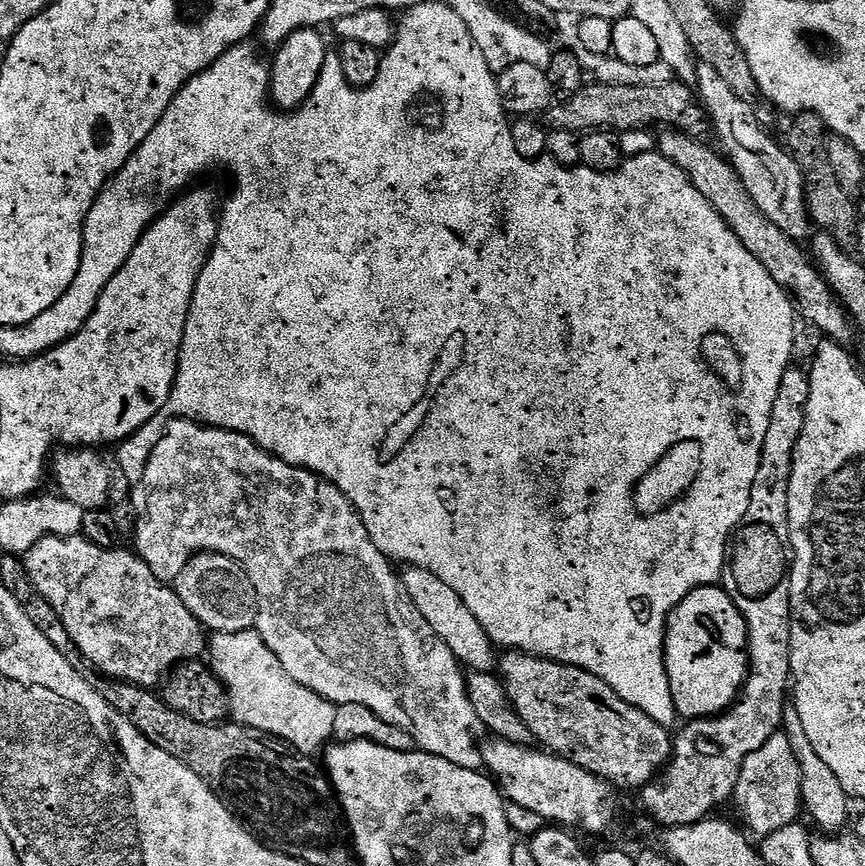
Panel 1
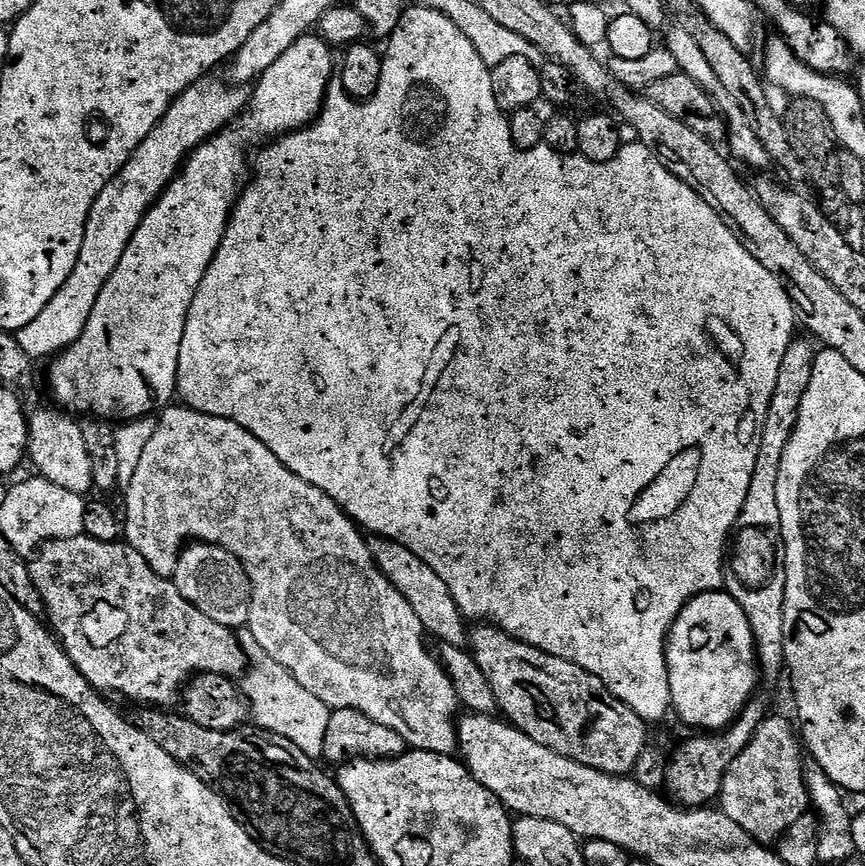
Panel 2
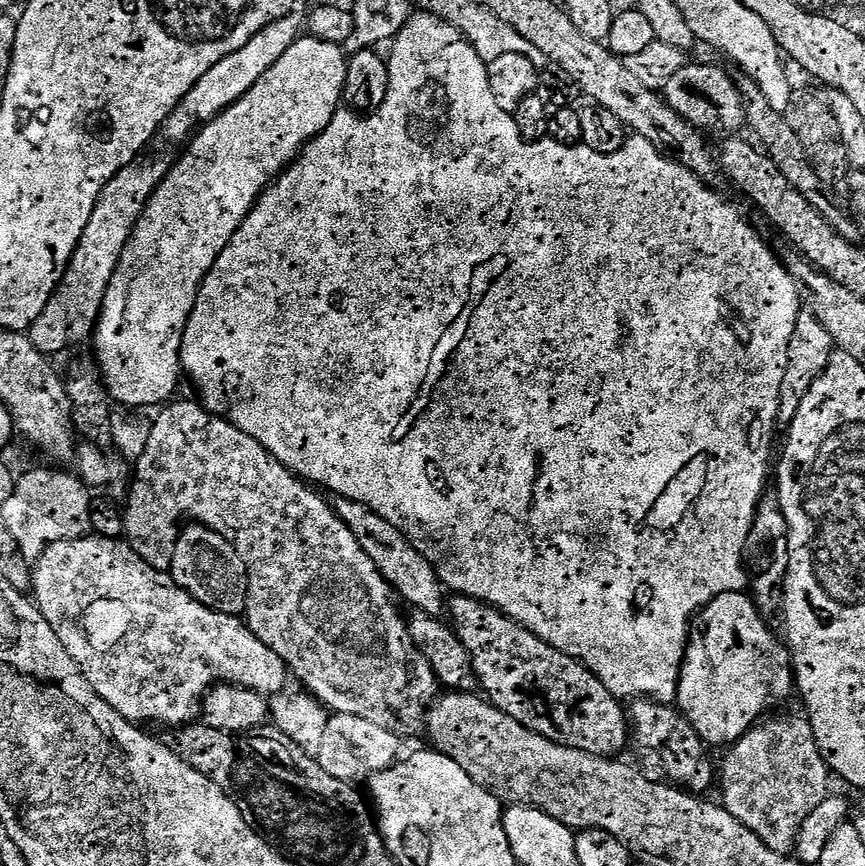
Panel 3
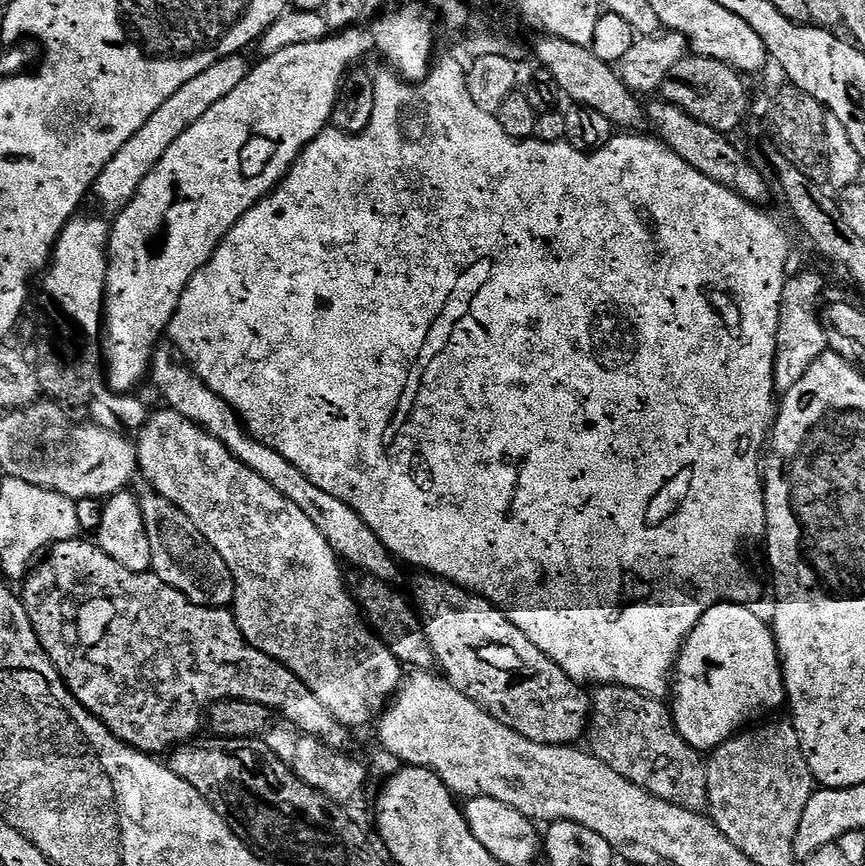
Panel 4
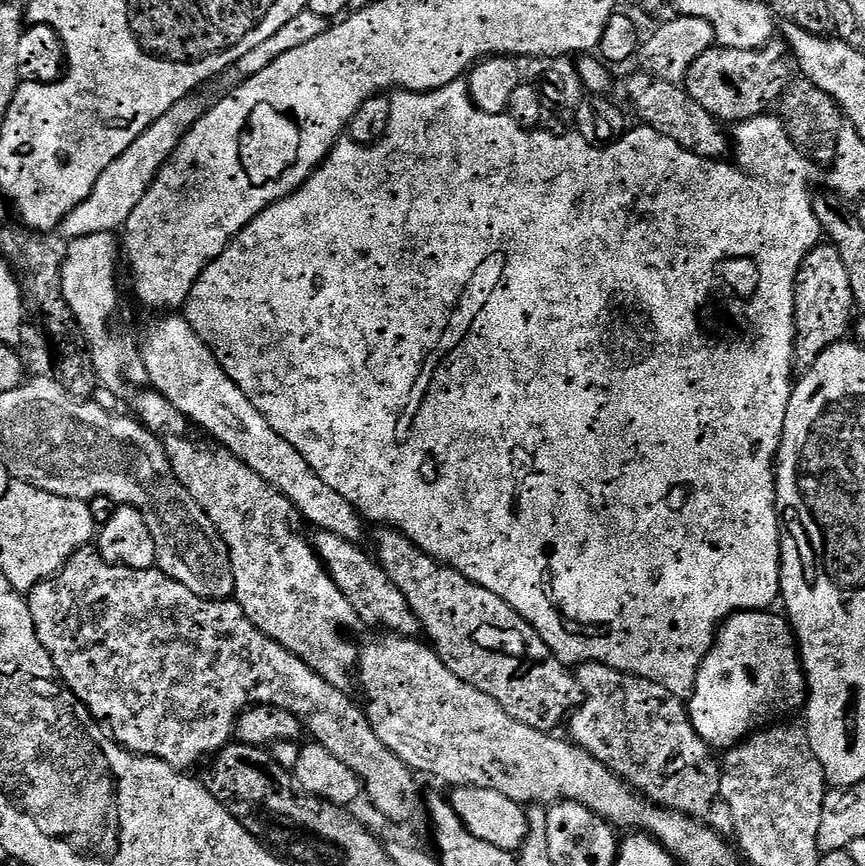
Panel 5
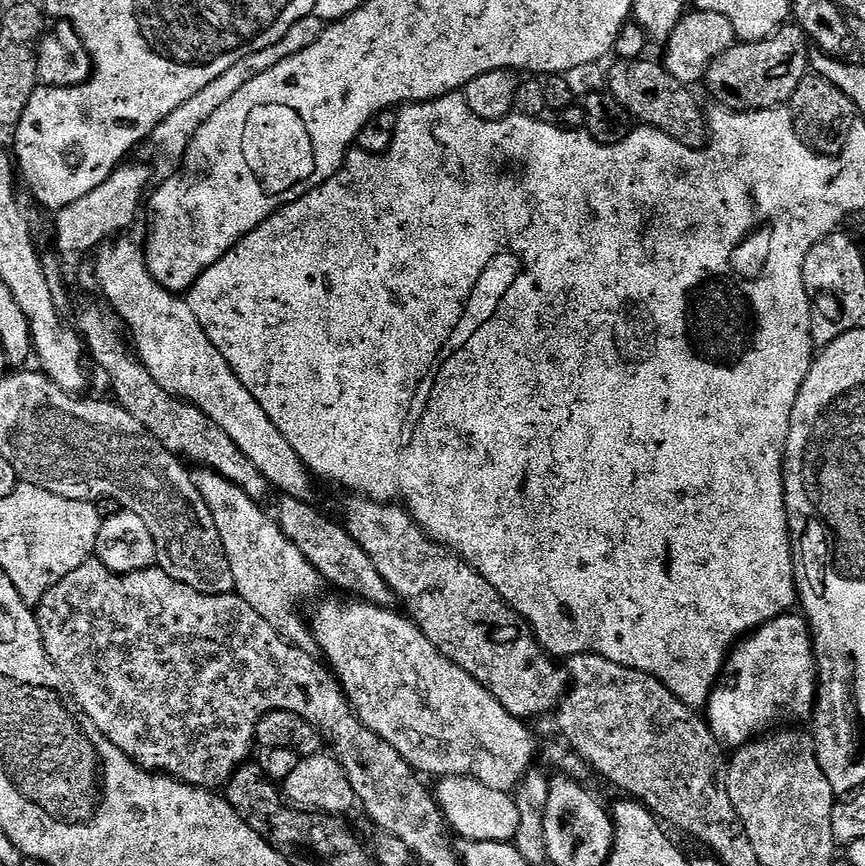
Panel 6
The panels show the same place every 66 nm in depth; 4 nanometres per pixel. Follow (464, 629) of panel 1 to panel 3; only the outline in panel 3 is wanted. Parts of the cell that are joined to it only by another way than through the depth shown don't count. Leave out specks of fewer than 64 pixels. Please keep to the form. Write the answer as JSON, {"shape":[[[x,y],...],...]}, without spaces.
{"shape":[[[340,498],[335,501],[334,507],[336,515],[352,531],[354,538],[370,558],[370,562],[374,562],[374,566],[380,571],[380,577],[387,582],[389,588],[394,590],[399,599],[401,596],[410,607],[416,608],[412,610],[425,616],[440,618],[445,615],[446,600],[444,604],[444,596],[446,597],[446,589],[441,584],[440,577],[432,571],[431,562],[413,544],[409,544],[385,520],[379,520],[360,504]]]}

